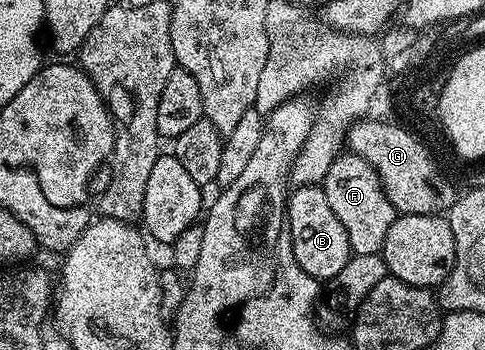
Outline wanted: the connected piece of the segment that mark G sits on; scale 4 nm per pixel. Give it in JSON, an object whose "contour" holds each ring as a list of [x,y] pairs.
{"contour":[[[390,120],[369,121],[355,122],[349,127],[347,146],[352,153],[368,160],[371,168],[375,168],[387,200],[391,200],[397,213],[444,215],[448,212],[455,204],[453,192],[449,189],[449,184],[442,181],[442,178],[438,177],[437,171],[433,170],[429,158],[426,158],[425,150],[414,141],[414,138],[410,138],[409,134],[402,133],[402,129],[394,129]]]}

